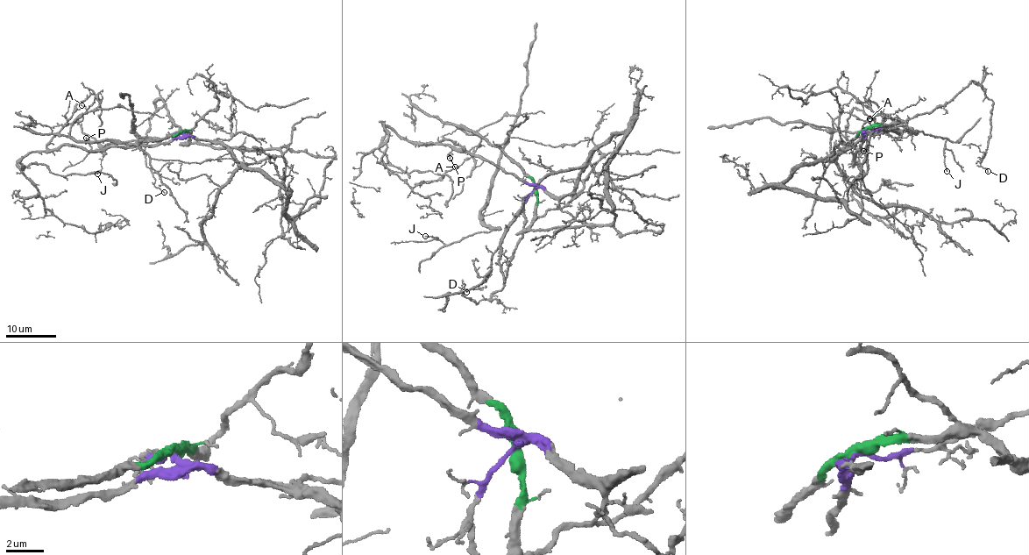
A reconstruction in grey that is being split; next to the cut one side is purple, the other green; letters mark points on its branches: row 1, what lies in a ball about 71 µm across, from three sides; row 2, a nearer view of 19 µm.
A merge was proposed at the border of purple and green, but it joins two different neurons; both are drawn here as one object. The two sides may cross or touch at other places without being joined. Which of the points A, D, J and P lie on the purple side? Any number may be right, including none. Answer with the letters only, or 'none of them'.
D, P

